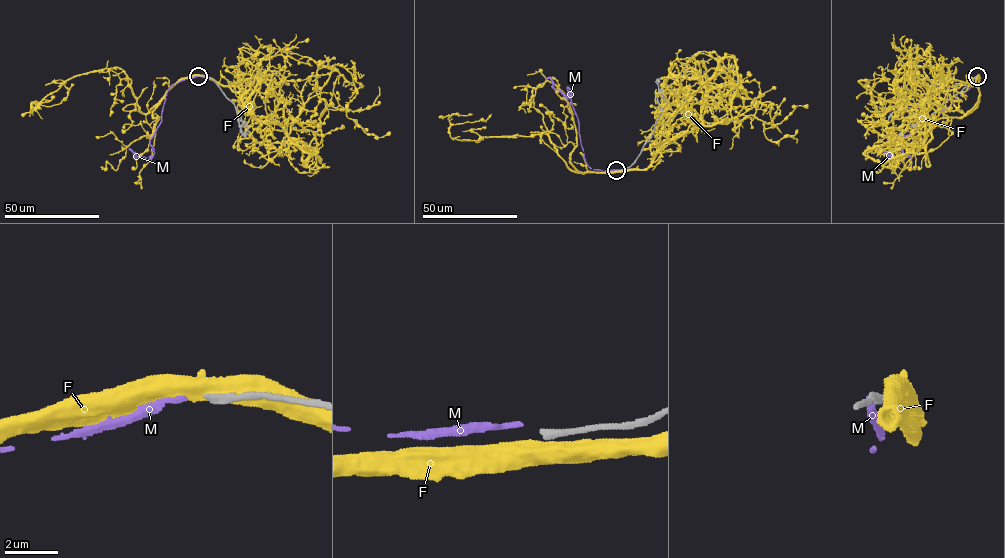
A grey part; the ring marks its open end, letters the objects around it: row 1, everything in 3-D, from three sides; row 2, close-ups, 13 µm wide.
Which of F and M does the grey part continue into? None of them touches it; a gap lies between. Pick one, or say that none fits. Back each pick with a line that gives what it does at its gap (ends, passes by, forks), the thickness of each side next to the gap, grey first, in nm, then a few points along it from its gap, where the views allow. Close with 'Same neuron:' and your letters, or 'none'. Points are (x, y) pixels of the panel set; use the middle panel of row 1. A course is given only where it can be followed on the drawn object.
Same neuron: none

